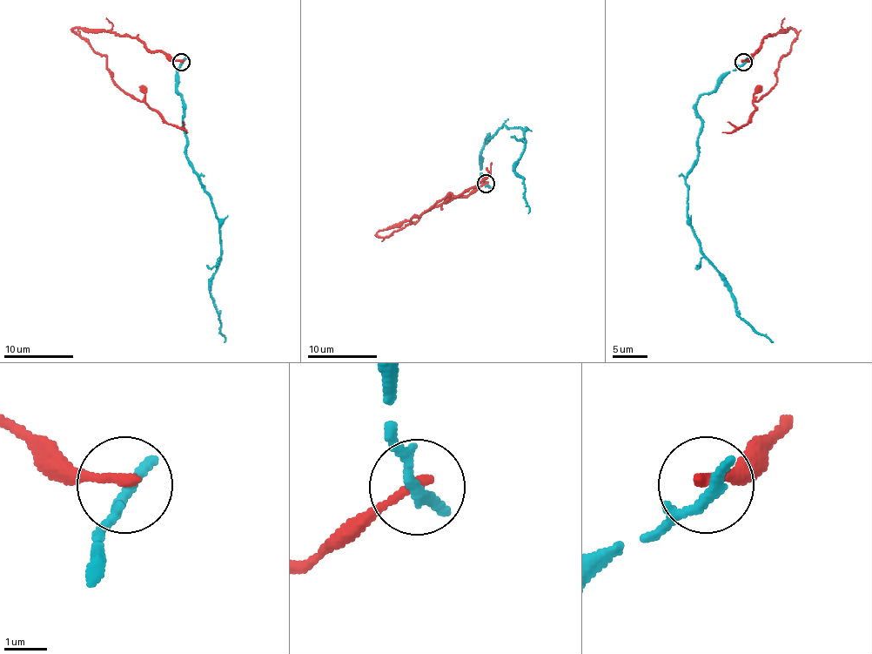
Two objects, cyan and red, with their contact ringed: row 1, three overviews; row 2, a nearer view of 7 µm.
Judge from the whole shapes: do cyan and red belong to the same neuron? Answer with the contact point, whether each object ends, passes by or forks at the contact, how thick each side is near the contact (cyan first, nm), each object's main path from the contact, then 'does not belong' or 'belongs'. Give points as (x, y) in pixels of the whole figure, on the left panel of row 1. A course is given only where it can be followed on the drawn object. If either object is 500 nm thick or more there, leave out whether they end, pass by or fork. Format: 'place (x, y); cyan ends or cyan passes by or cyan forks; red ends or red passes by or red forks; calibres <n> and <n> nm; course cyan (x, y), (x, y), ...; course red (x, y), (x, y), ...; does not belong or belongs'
place (181, 62); cyan ends; red ends; calibres 340 and 240 nm; course cyan (182, 62), (177, 90), (187, 159), (218, 221), (220, 265), (211, 279), (211, 296), (224, 341); course red (182, 62), (164, 51), (150, 51), (134, 37), (73, 30), (106, 58), (117, 84), (187, 131); does not belong

